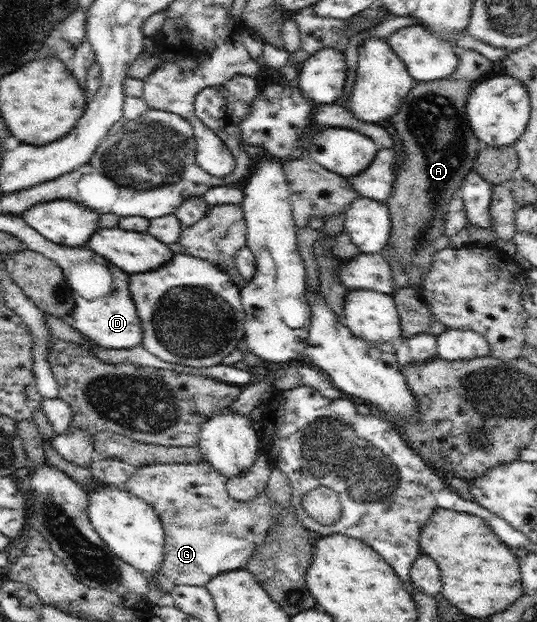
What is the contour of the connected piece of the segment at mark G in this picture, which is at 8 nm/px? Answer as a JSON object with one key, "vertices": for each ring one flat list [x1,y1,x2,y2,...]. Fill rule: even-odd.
{"vertices":[[208,461,184,463,153,463,136,469,136,474,120,487,152,505,159,514,165,530,163,564,159,573,171,585,206,586,220,573,244,569,257,546,263,545,281,515,281,506,272,502,265,490,250,502,232,498,227,492,227,477,218,472]]}

